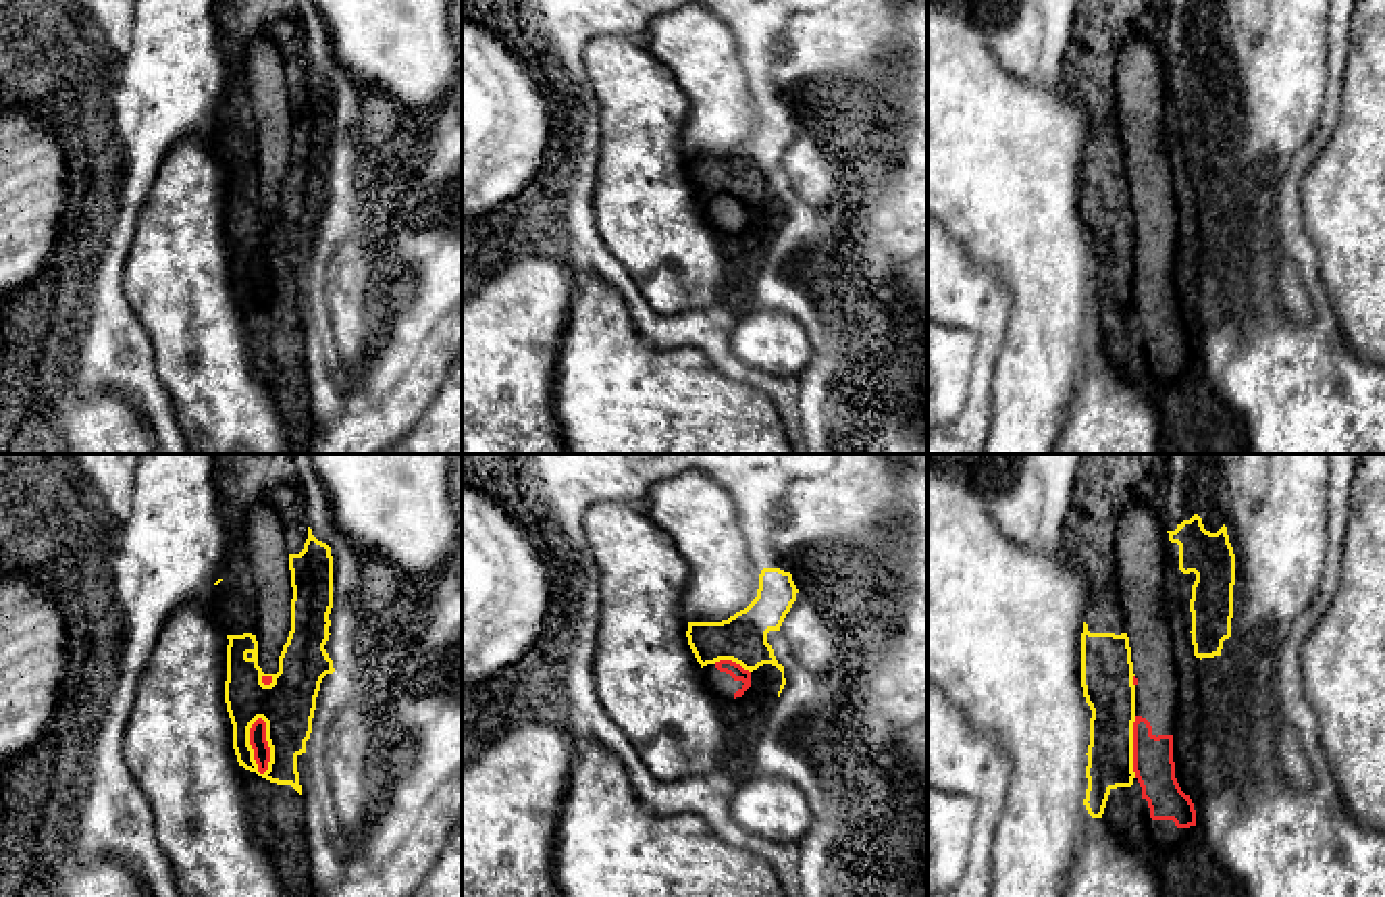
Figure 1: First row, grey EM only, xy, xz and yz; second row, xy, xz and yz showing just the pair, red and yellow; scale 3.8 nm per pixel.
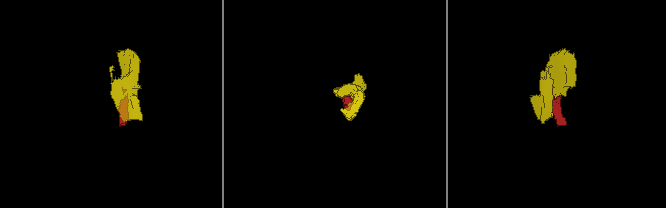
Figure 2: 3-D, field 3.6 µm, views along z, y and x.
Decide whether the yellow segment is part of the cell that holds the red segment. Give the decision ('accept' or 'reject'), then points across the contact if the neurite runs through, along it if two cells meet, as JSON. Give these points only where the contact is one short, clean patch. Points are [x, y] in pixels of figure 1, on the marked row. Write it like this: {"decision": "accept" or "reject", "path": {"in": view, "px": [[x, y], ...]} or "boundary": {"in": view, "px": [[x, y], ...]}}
{"decision": "accept"}

